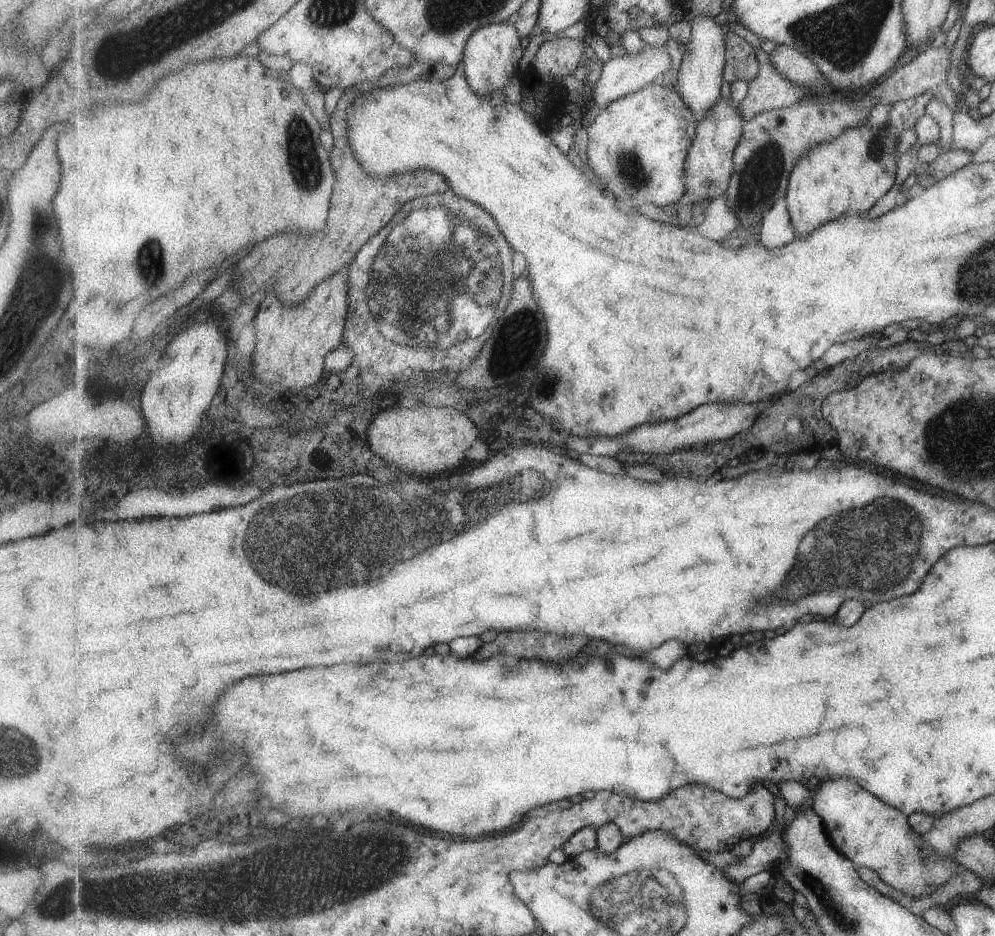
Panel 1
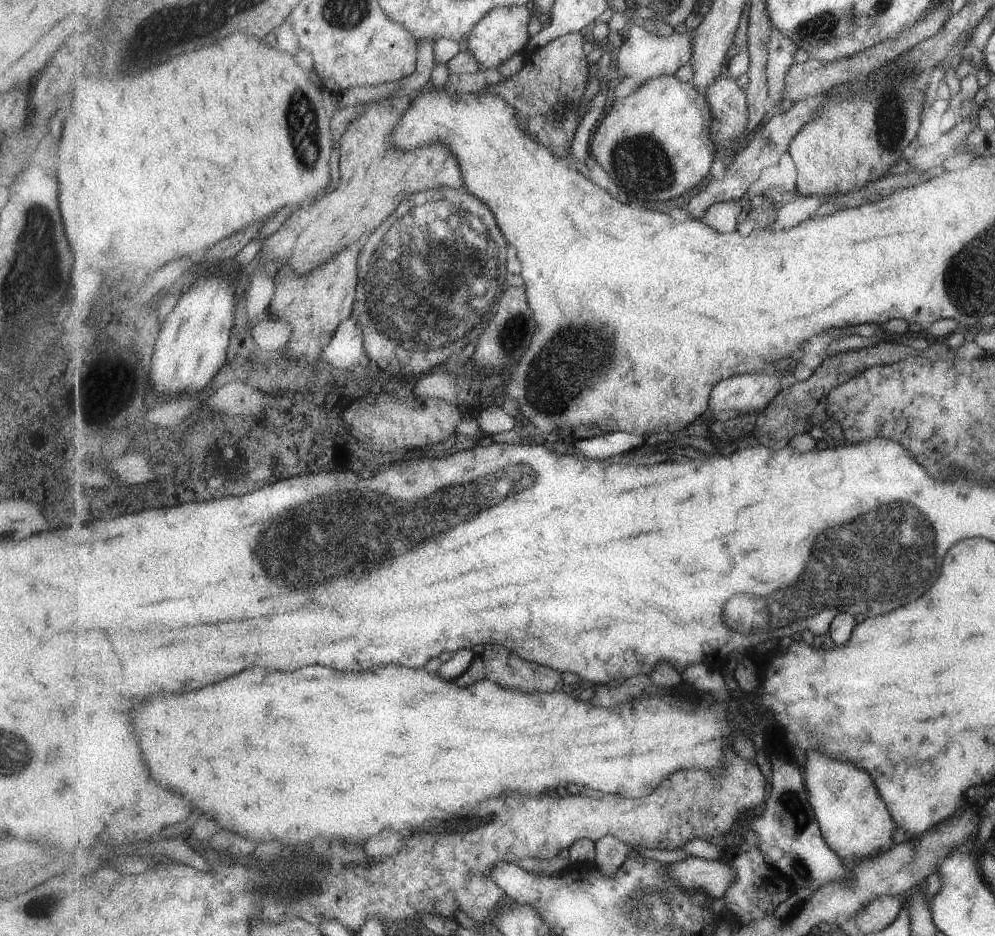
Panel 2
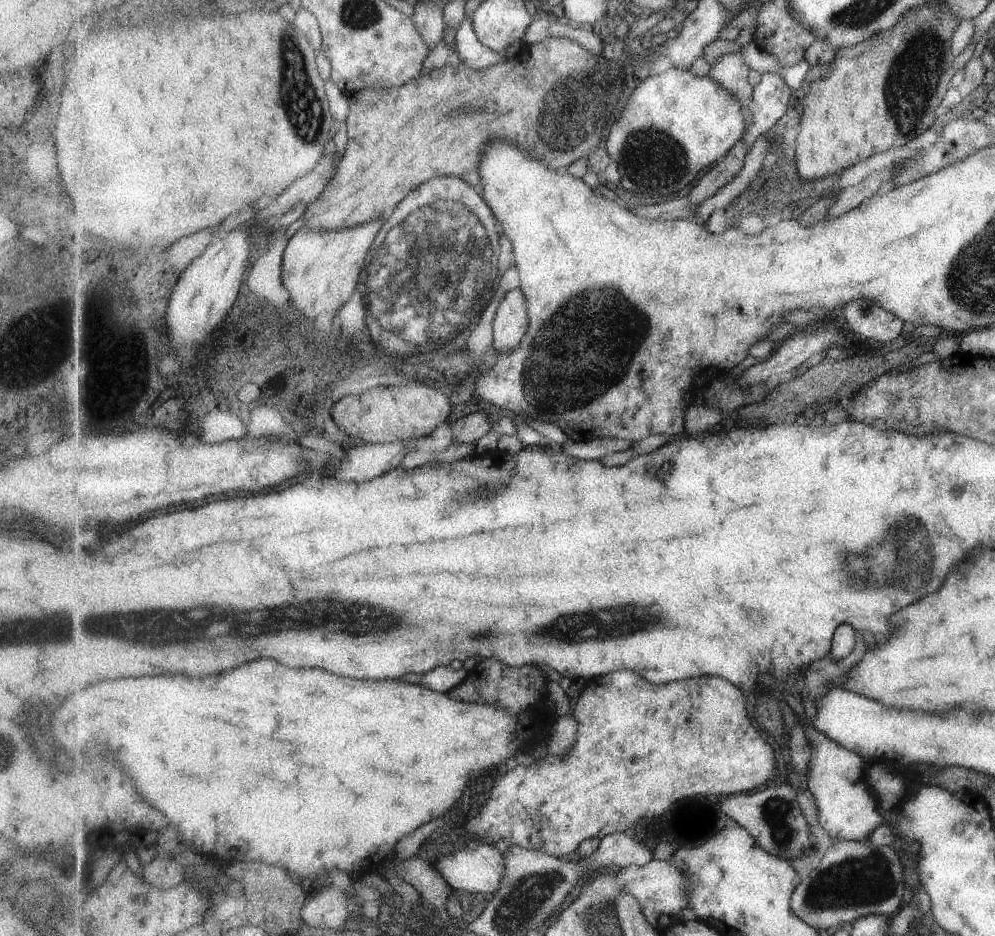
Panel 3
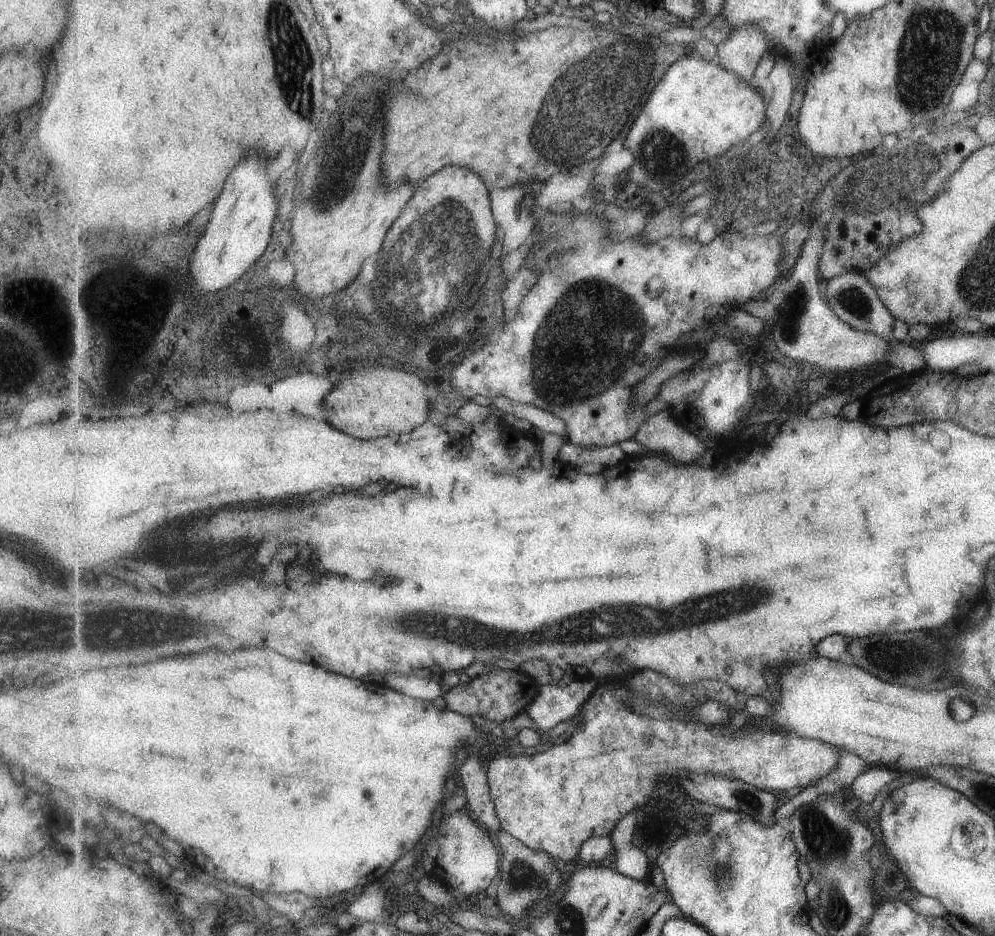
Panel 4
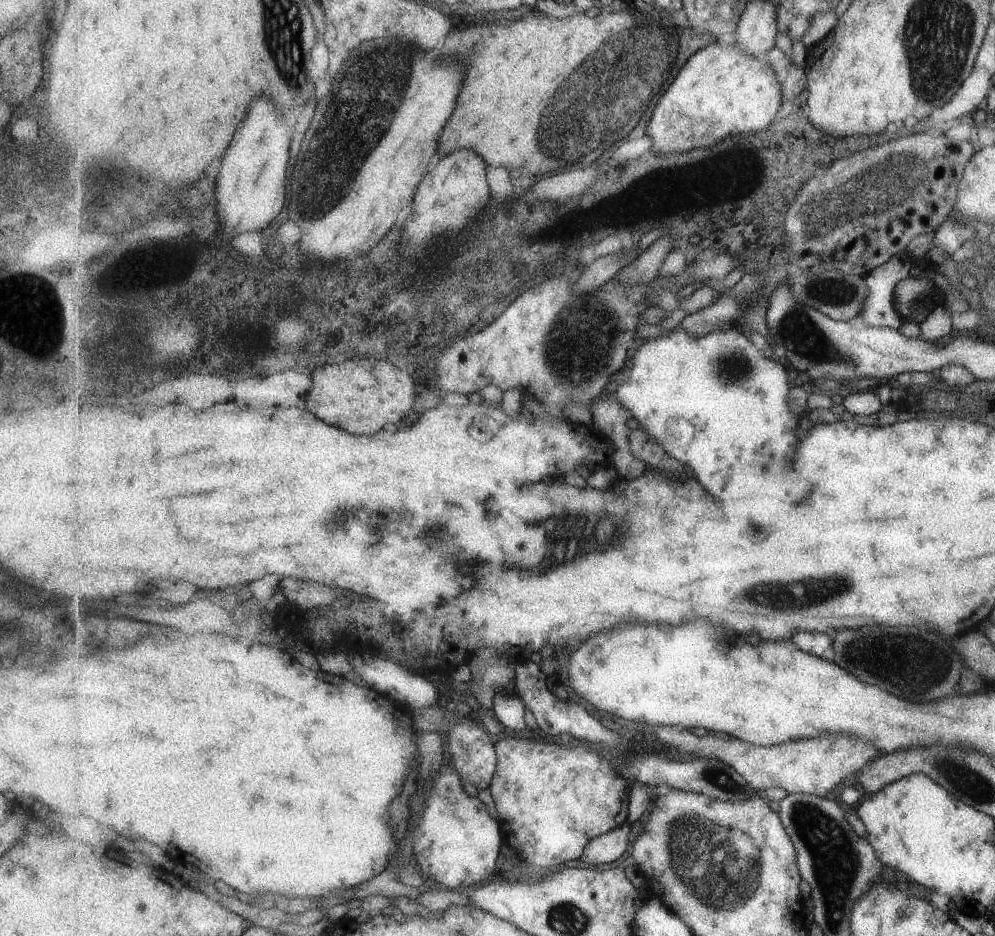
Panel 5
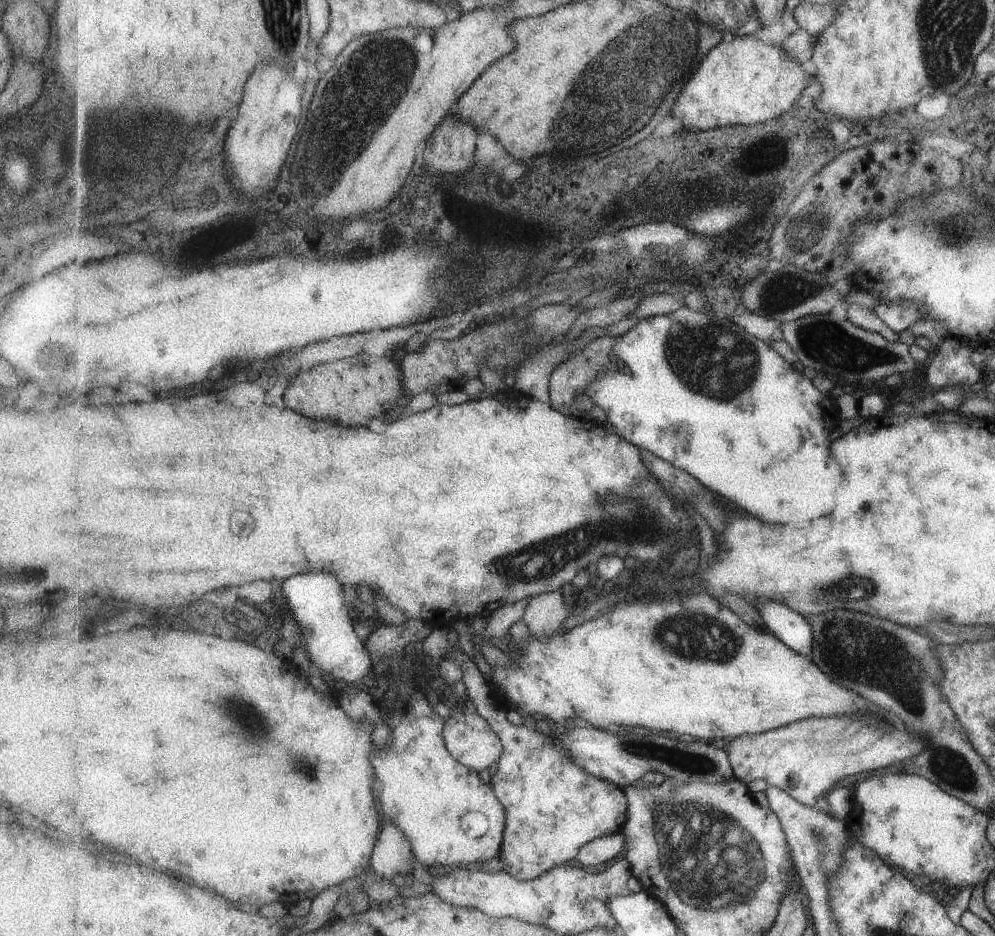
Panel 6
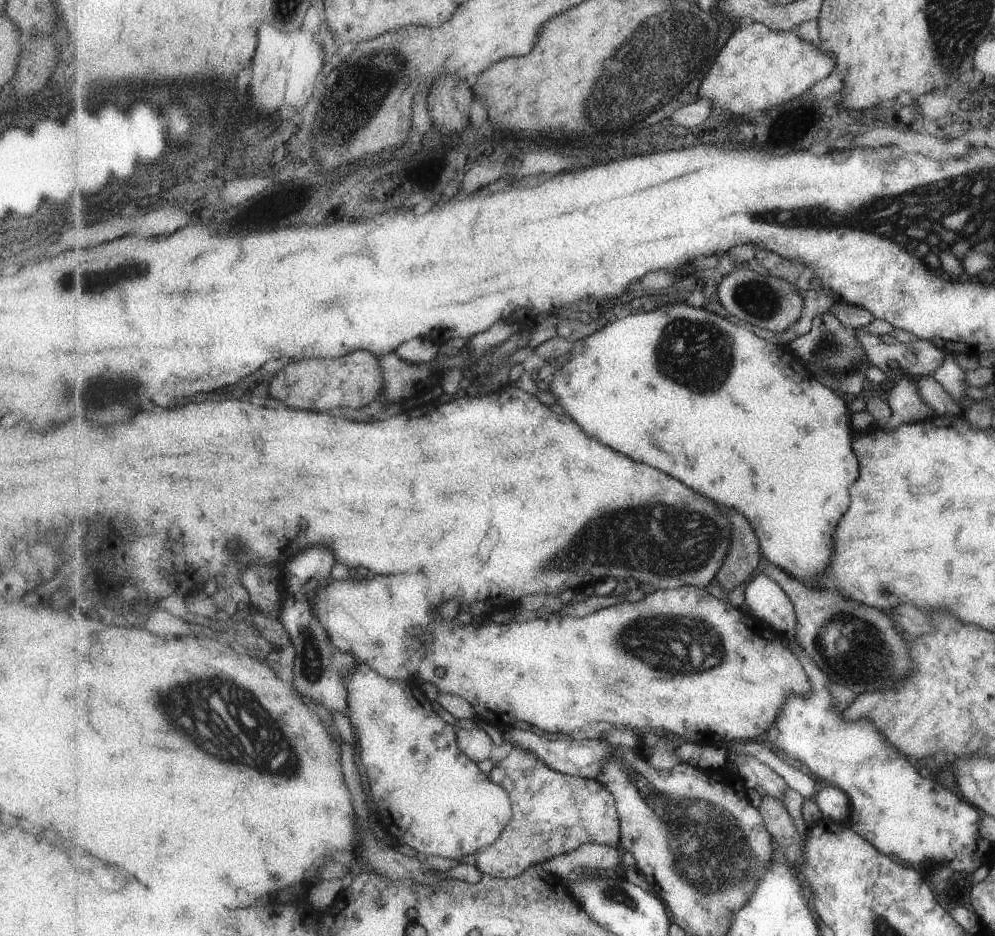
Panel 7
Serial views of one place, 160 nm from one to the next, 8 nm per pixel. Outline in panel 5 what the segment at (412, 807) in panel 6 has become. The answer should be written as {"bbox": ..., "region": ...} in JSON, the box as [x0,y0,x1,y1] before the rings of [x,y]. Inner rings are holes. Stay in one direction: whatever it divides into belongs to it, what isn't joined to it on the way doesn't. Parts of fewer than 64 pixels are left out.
{"bbox":[413,763,504,890],"region":[[[450,763],[447,767],[441,765],[439,768],[441,768],[441,776],[437,778],[437,786],[433,788],[433,792],[427,800],[427,810],[423,812],[423,818],[421,818],[421,822],[415,830],[413,857],[415,858],[415,865],[427,876],[427,879],[431,880],[432,884],[445,889],[459,890],[459,888],[473,886],[481,880],[485,881],[495,873],[504,839],[499,836],[499,834],[502,834],[499,818],[495,820],[489,814],[485,802],[481,802],[475,796],[469,796],[463,790],[465,781],[453,766],[453,763]]]}

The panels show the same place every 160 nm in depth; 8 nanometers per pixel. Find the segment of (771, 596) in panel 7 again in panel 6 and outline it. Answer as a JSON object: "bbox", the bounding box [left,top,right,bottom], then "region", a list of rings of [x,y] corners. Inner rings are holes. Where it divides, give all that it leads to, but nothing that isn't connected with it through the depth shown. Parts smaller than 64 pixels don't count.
{"bbox":[757,601,815,657],"region":[[[777,601],[757,603],[757,608],[768,630],[793,650],[811,657],[815,635],[808,617]]]}

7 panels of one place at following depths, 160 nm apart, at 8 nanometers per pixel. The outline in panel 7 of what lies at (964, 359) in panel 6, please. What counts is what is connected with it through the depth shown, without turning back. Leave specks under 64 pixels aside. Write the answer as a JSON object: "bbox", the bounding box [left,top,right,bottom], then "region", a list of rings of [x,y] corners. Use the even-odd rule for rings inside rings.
{"bbox":[915,373,963,419],"region":[[[932,373],[915,379],[920,397],[934,410],[937,417],[953,419],[962,416],[963,410],[943,390],[943,387],[933,378]]]}

